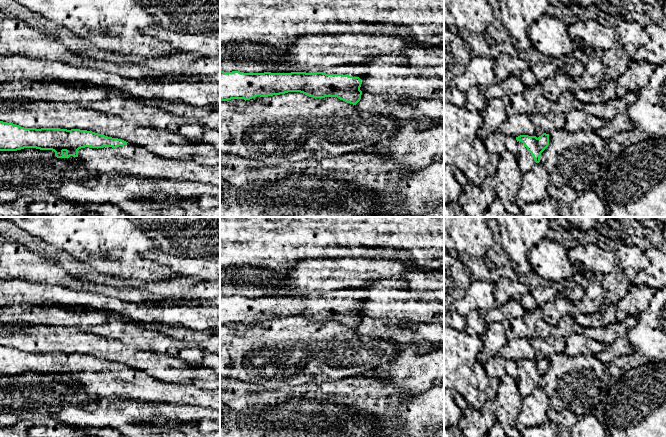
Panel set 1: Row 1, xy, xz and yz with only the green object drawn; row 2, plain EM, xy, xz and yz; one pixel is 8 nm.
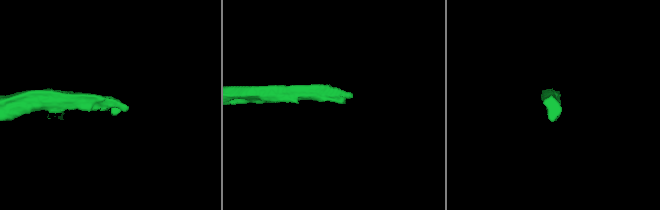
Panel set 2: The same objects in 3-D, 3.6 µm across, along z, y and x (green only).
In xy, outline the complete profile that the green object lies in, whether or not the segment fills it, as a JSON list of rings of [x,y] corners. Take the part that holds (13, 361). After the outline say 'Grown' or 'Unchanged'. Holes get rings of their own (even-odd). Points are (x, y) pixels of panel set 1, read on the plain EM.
[[[0,345],[0,375],[17,375],[24,372],[52,374],[57,382],[79,381],[92,398],[123,396],[153,403],[190,405],[220,411],[220,388],[205,390],[191,384],[163,382],[145,371],[87,354],[24,352]]]. Grown

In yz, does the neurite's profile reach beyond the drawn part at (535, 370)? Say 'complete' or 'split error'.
split error

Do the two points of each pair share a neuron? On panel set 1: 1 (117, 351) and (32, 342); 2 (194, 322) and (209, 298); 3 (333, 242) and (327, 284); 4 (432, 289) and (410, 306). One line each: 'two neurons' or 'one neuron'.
1: one neuron
2: one neuron
3: two neurons
4: two neurons

